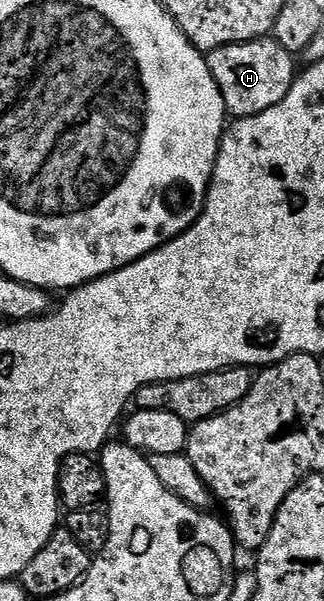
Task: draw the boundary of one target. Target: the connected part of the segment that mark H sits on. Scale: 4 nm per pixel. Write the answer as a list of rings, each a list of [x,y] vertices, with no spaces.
[[[273,39],[243,41],[239,45],[226,45],[206,54],[207,66],[223,96],[223,102],[232,118],[256,117],[269,107],[277,107],[289,95],[296,79],[296,58]]]

